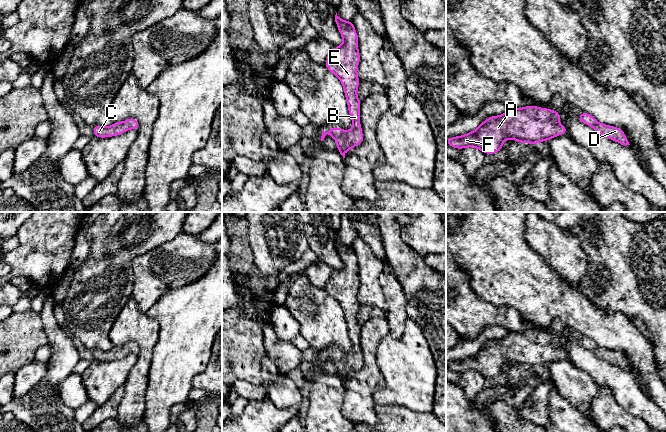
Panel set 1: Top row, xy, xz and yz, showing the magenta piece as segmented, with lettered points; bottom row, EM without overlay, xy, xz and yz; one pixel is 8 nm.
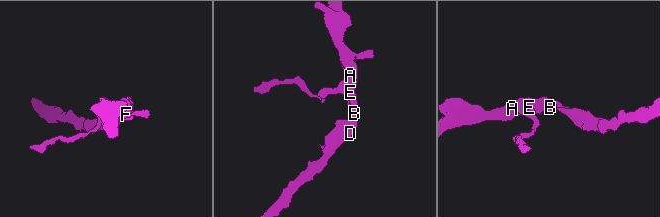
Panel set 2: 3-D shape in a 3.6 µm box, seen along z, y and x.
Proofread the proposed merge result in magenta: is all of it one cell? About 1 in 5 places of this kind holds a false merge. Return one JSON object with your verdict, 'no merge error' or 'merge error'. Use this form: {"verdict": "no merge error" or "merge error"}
{"verdict": "no merge error"}

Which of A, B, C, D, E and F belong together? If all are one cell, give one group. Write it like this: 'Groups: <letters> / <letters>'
Groups: A B C D E F

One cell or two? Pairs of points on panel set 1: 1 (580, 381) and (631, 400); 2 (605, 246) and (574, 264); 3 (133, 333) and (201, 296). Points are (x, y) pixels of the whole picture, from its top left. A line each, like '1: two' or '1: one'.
1: two
2: two
3: two

